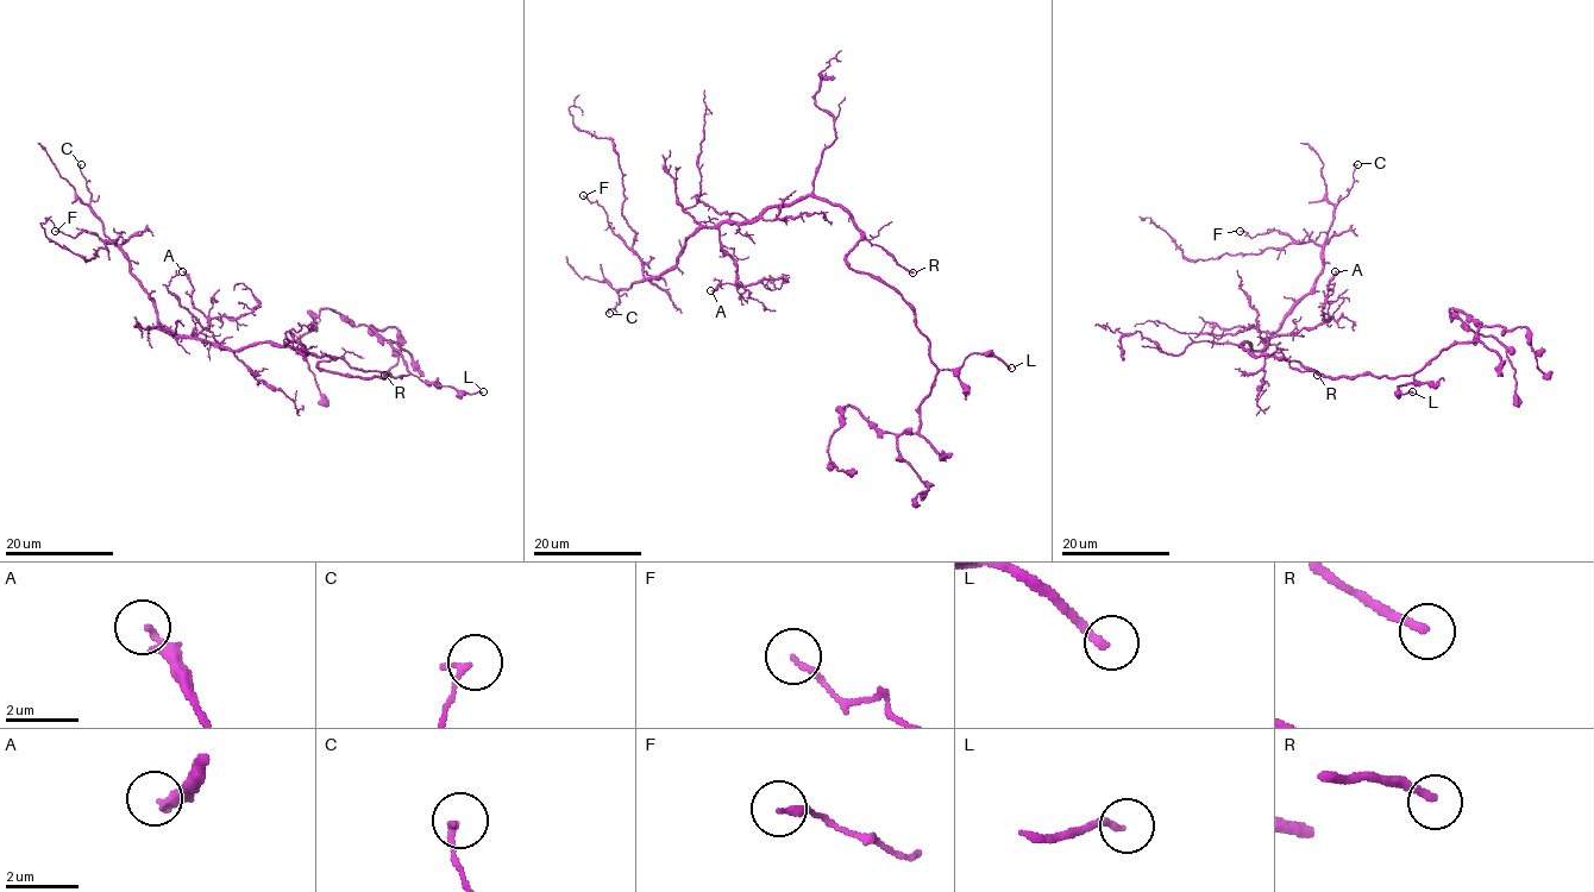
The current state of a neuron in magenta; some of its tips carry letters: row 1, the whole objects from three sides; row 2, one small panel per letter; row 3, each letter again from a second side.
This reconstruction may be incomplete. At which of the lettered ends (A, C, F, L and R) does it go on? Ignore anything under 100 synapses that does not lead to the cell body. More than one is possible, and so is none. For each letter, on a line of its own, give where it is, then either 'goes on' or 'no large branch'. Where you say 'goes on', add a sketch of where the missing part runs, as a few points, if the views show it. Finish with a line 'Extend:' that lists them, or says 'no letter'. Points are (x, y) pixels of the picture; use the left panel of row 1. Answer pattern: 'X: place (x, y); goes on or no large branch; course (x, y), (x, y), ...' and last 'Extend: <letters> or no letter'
A: place (182, 271); no large branch
C: place (81, 164); no large branch
F: place (55, 231); no large branch
L: place (483, 391); no large branch
R: place (384, 375); goes on
Extend: R

